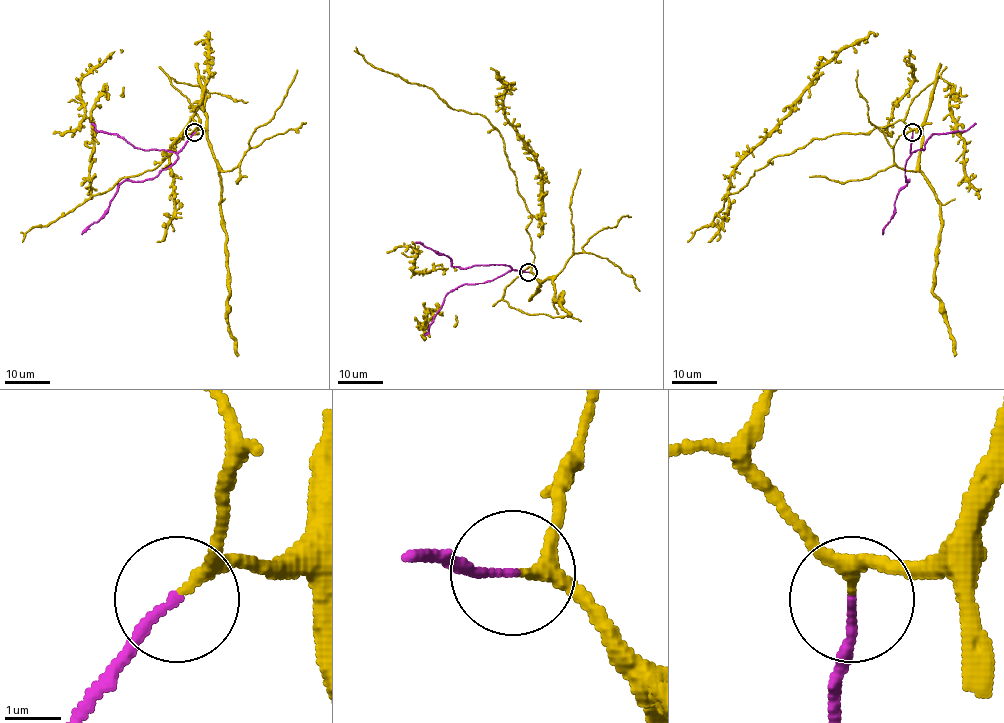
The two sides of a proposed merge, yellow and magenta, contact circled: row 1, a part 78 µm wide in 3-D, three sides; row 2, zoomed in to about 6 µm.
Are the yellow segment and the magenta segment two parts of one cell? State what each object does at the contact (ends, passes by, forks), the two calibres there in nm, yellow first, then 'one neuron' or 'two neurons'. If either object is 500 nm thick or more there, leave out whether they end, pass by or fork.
yellow passes by; magenta ends there; 180 nm thick on the yellow side, 150 nm on the other; one neuron

